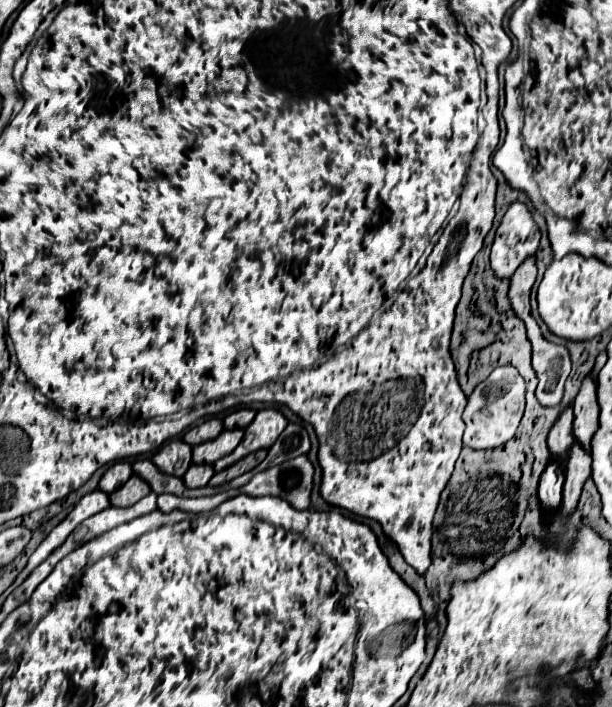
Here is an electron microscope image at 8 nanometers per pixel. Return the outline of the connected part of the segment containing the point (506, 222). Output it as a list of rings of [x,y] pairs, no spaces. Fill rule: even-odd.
[[[513,202],[505,212],[491,248],[491,266],[499,278],[511,278],[517,266],[539,248],[541,232],[523,202]]]

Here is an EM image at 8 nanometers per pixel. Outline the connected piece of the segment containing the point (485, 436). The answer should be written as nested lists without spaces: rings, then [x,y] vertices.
[[[501,366],[495,368],[487,380],[483,380],[473,394],[469,396],[467,408],[463,412],[463,422],[465,422],[465,434],[463,434],[463,444],[473,448],[473,450],[487,450],[487,448],[497,448],[511,440],[515,436],[515,430],[521,422],[525,410],[525,380],[513,366]]]

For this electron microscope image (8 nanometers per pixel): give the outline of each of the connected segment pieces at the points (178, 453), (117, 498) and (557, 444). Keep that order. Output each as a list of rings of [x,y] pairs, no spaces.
[[[171,440],[159,448],[151,460],[163,474],[181,478],[191,464],[191,446],[181,440]]]
[[[133,474],[117,492],[113,492],[109,496],[109,500],[113,506],[131,506],[131,504],[139,502],[143,496],[147,496],[149,492],[151,492],[149,484]]]
[[[569,406],[559,414],[555,424],[551,426],[551,430],[547,434],[547,446],[549,446],[553,458],[565,460],[565,454],[573,442],[575,442],[575,438],[573,438],[573,410]]]

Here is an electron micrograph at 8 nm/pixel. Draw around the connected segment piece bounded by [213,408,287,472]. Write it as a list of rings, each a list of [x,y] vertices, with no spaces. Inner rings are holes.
[[[273,408],[257,412],[255,420],[245,428],[245,438],[241,440],[241,444],[231,454],[227,454],[225,458],[221,458],[213,464],[215,472],[229,468],[231,464],[245,458],[251,452],[257,452],[261,448],[271,448],[273,442],[279,438],[279,434],[285,430],[285,426],[287,426],[287,420],[281,412],[277,412]]]

